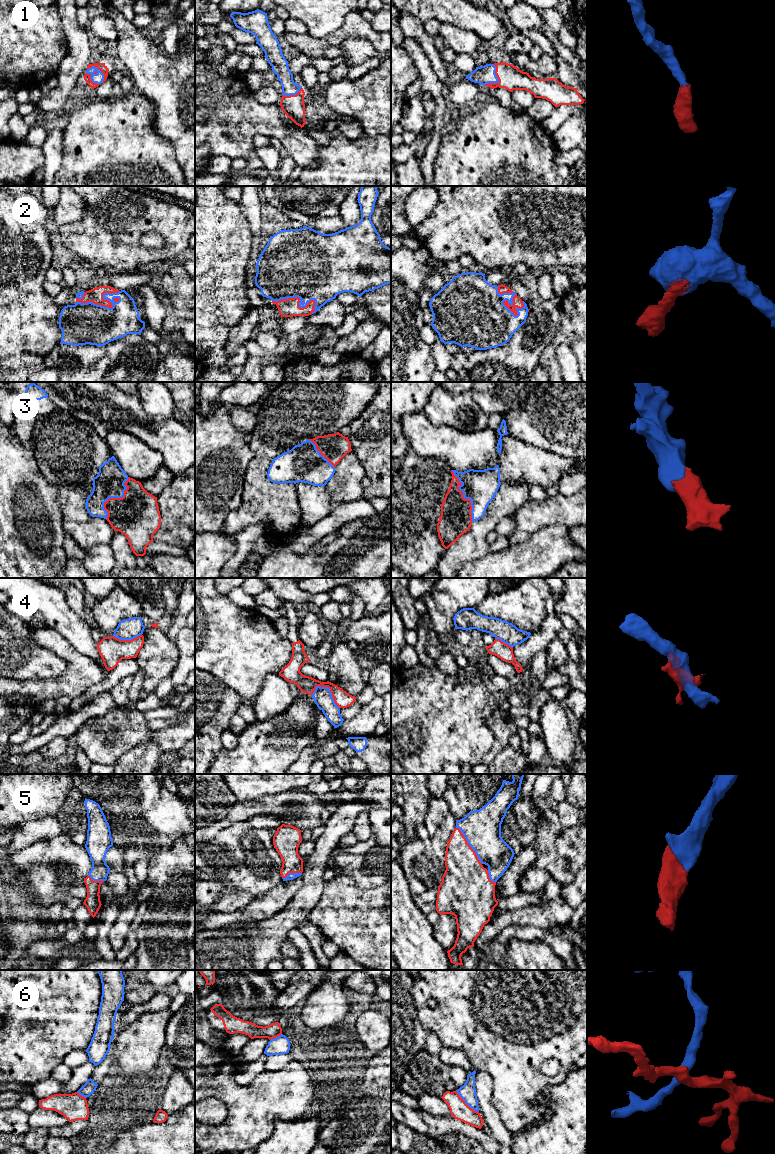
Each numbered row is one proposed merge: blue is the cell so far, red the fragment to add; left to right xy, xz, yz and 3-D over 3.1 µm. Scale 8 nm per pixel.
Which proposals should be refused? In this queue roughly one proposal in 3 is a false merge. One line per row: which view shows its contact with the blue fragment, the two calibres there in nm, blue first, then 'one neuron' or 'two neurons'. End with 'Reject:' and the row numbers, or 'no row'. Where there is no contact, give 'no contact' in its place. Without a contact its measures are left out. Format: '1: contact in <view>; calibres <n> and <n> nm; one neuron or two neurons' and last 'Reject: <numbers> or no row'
1: contact in yz; calibres 150 and 190 nm; one neuron
2: contact in xy; calibres 340 and 120 nm; one neuron
3: contact in yz; calibres 280 and 260 nm; one neuron
4: contact in xz; calibres 150 and 140 nm; two neurons
5: contact in yz; calibres 300 and 320 nm; one neuron
6: contact in yz; calibres 140 and 150 nm; two neurons
Reject: 4, 6

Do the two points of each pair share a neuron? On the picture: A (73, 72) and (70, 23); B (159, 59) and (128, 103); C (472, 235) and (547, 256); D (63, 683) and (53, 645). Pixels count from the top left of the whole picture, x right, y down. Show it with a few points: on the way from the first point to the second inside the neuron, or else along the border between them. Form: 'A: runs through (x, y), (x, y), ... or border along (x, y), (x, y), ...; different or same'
A: runs through (74, 60), (74, 35); same
B: border along (135, 88), (154, 105); different
C: runs through (491, 234), (510, 252), (528, 252); same
D: runs through (72, 673), (72, 660), (63, 651); same

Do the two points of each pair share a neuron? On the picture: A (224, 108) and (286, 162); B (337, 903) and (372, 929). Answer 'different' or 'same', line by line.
A: different
B: same

